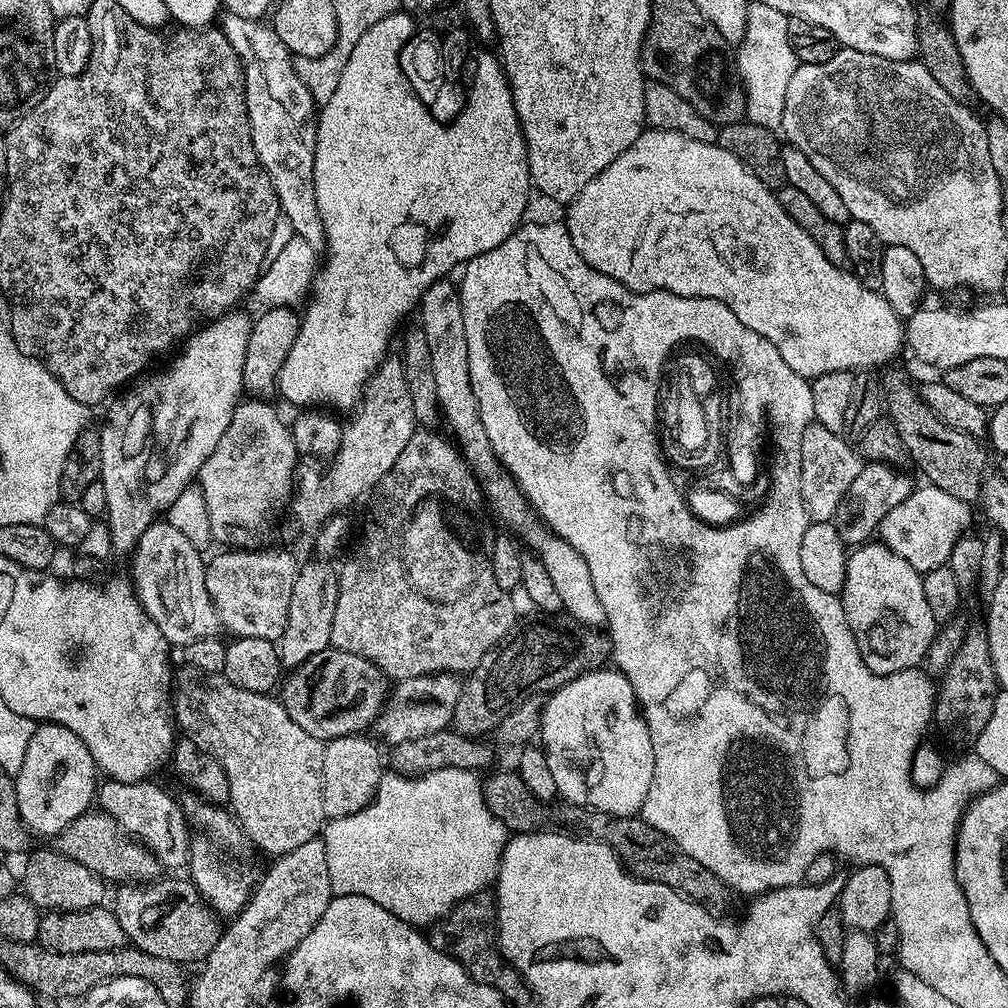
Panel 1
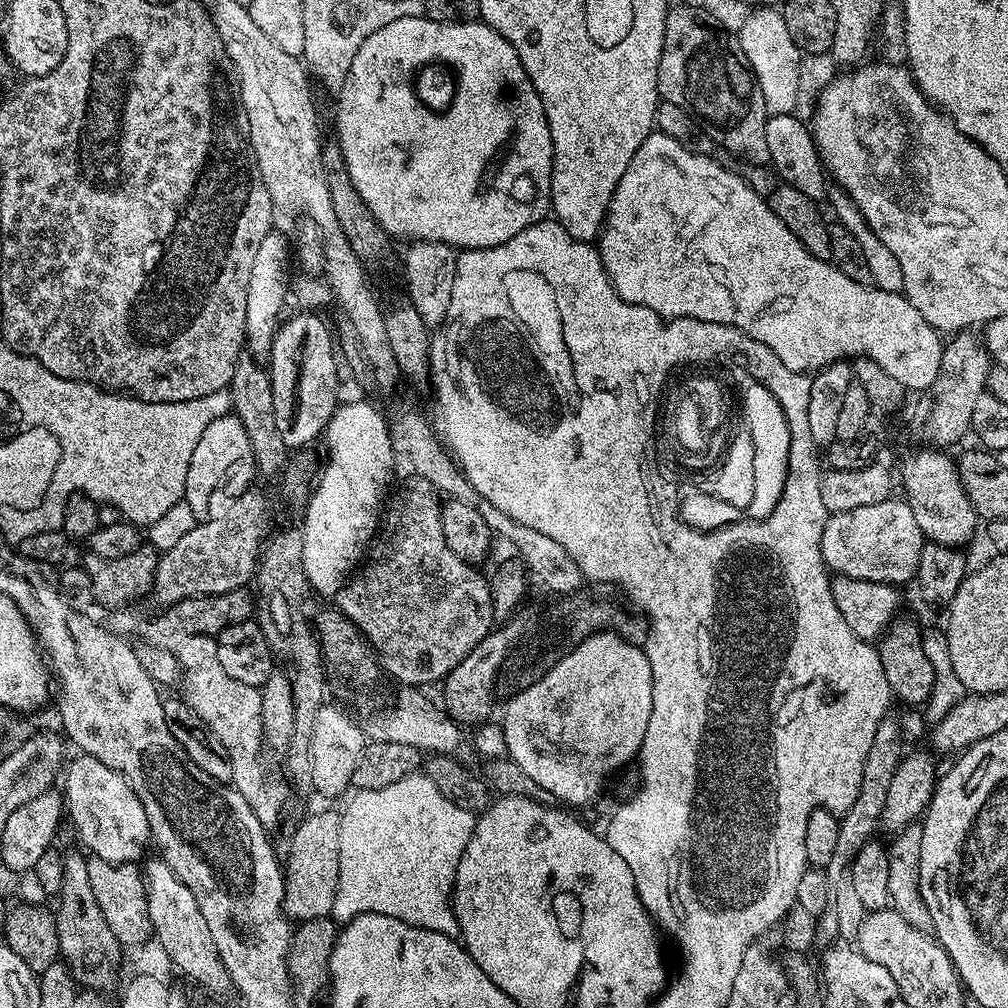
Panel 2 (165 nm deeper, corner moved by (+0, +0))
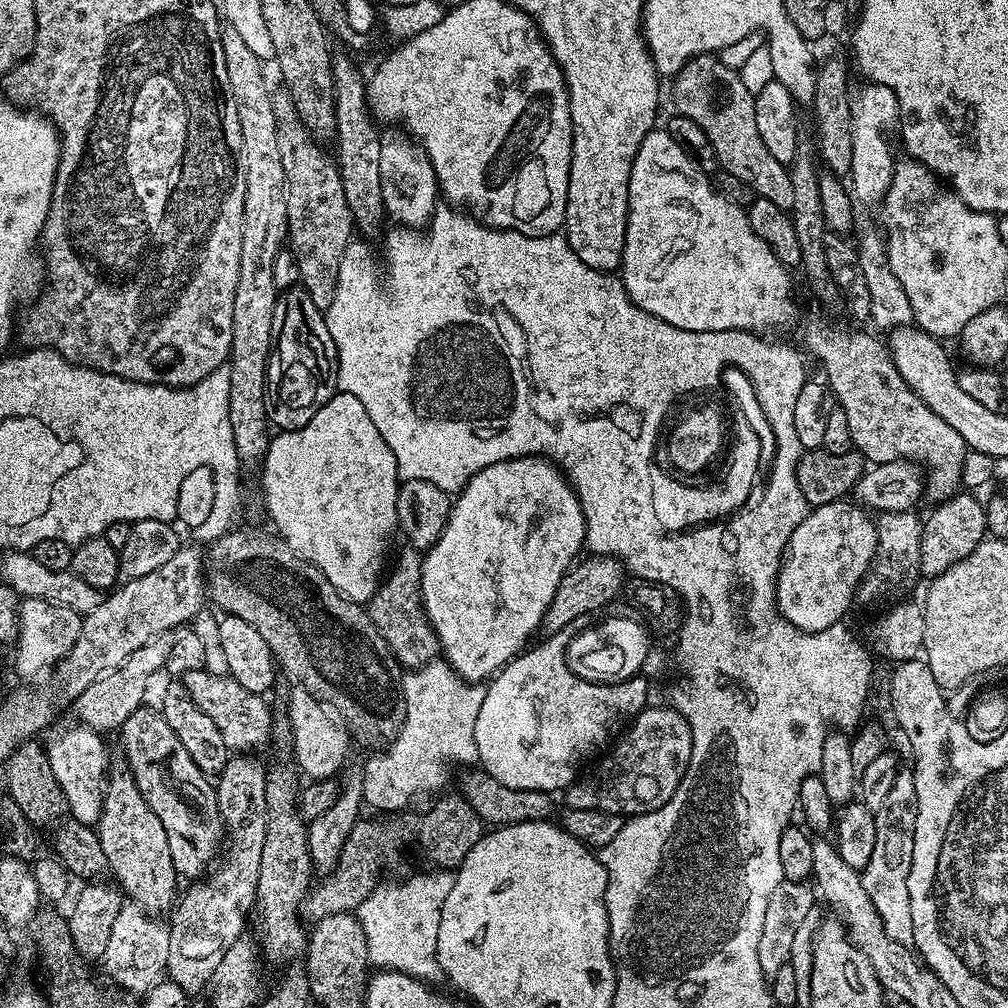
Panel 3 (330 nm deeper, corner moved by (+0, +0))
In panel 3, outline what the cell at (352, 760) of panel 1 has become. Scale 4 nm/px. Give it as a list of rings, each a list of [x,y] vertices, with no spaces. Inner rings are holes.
[[[299,686],[293,687],[293,692],[288,696],[288,709],[286,715],[292,723],[292,743],[290,745],[290,754],[294,759],[294,763],[301,773],[309,781],[326,780],[337,775],[338,770],[344,764],[344,759],[348,756],[348,740],[350,741],[350,733],[348,723],[342,718],[342,714],[338,714],[338,710],[334,710],[334,706],[330,706],[330,702],[320,700],[313,692],[307,692],[305,688]]]

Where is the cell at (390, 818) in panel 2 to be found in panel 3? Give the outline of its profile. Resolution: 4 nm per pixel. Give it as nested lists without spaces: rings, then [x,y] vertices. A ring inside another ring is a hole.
[[[449,871],[424,872],[401,884],[377,884],[354,913],[362,930],[366,930],[369,961],[378,964],[379,969],[405,972],[415,980],[432,982],[435,976],[439,977],[440,964],[436,961],[438,922],[442,922],[442,906],[455,881],[455,875]]]

